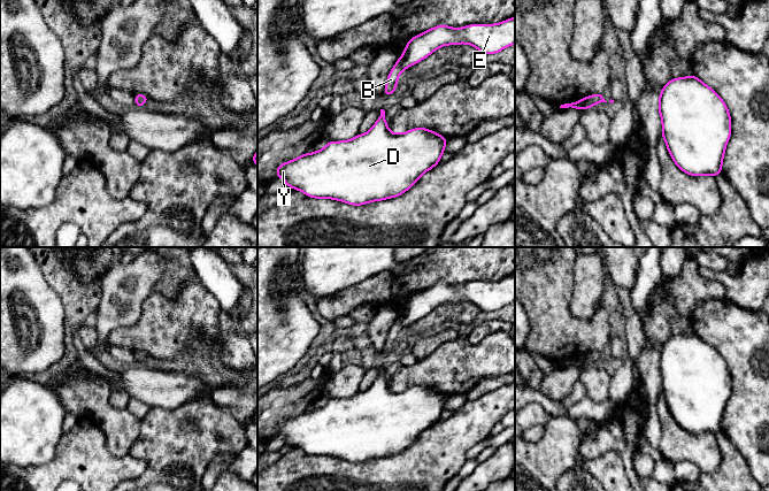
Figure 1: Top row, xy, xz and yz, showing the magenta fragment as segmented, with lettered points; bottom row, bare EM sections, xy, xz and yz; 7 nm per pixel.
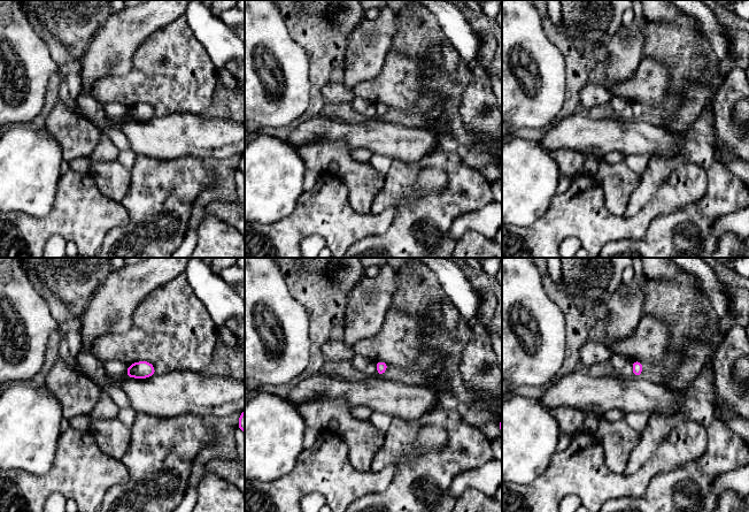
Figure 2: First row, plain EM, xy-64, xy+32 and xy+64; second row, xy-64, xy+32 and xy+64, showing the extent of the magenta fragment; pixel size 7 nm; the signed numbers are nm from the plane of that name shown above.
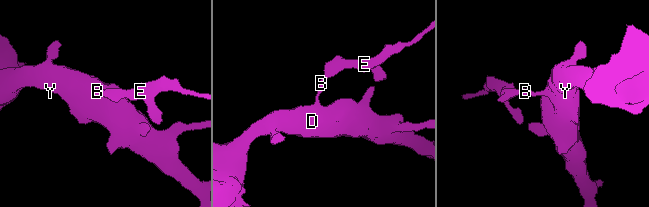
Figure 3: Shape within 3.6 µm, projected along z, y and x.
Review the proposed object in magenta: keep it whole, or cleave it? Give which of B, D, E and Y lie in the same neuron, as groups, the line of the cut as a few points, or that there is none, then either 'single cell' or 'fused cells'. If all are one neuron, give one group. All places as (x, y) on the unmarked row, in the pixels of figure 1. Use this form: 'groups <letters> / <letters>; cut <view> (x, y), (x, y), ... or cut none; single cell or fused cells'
groups B D E Y; cut none; single cell

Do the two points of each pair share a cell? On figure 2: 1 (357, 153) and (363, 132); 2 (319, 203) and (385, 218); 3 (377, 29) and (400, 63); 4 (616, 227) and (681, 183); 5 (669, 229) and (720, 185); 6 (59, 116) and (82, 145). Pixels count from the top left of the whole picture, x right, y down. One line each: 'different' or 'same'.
1: different
2: same
3: different
4: same
5: same
6: same

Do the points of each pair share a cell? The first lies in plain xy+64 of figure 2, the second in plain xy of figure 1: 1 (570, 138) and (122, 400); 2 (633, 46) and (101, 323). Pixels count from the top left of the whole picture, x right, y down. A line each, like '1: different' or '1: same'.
1: different
2: same

